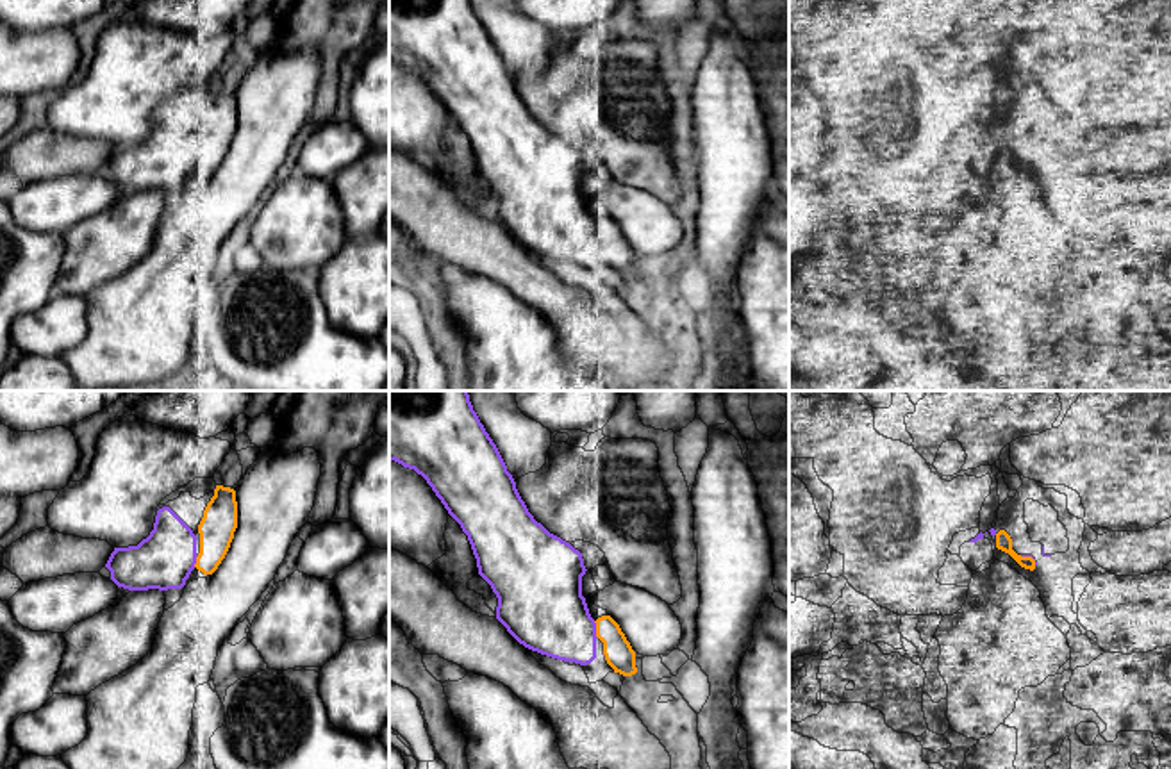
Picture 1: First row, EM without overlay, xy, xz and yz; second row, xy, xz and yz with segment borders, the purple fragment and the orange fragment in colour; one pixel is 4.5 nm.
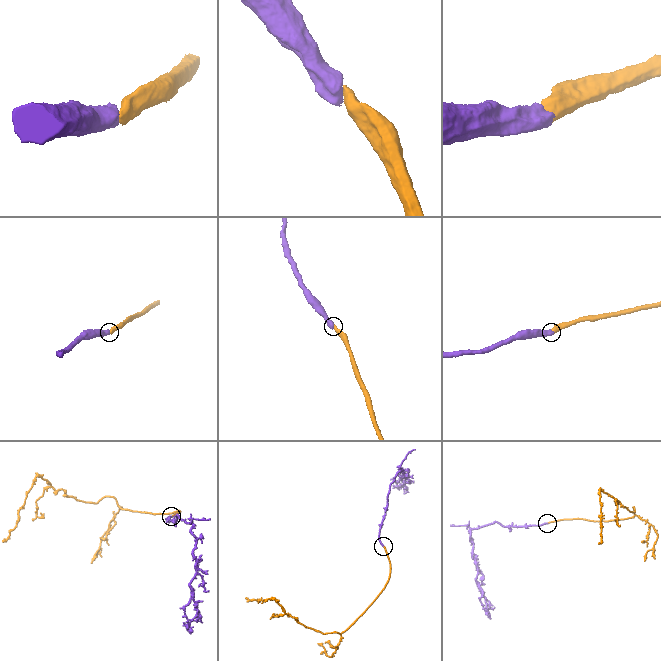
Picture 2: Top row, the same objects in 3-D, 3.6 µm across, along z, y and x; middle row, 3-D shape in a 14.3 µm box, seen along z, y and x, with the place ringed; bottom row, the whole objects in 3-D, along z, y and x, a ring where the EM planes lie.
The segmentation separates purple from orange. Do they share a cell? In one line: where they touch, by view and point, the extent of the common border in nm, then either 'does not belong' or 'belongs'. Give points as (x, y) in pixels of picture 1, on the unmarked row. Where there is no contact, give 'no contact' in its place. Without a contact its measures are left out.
xz (595, 231) | 80 nm | belongs

